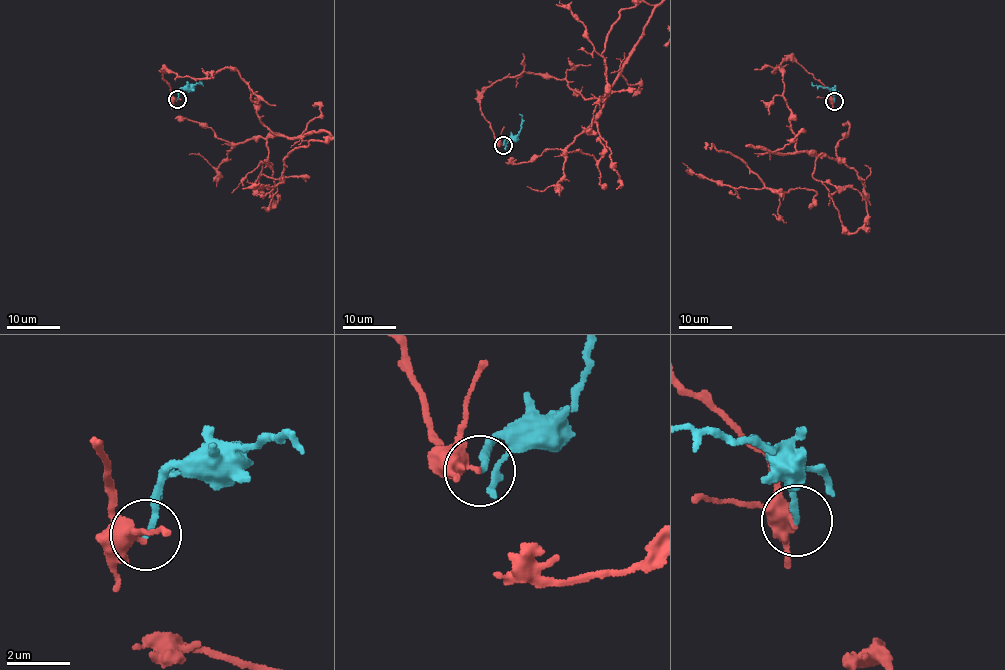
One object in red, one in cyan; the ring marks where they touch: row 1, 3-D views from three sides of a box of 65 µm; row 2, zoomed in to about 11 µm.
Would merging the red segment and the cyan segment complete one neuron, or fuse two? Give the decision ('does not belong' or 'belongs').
does not belong

